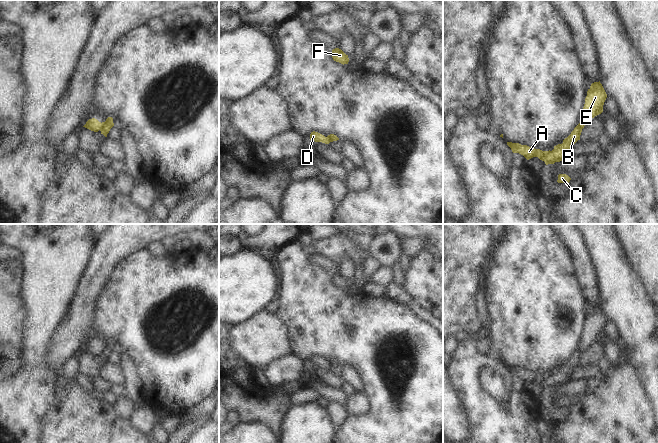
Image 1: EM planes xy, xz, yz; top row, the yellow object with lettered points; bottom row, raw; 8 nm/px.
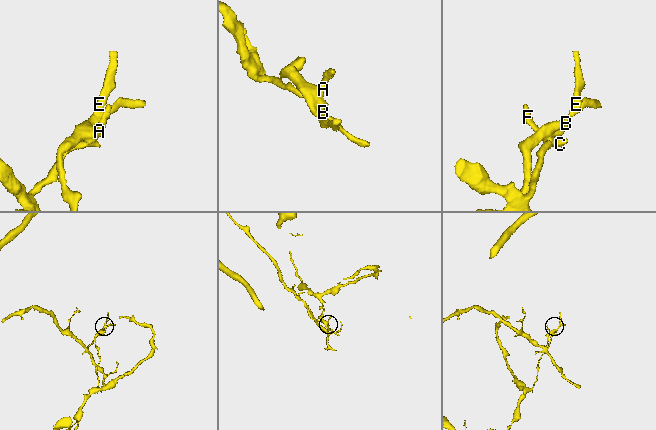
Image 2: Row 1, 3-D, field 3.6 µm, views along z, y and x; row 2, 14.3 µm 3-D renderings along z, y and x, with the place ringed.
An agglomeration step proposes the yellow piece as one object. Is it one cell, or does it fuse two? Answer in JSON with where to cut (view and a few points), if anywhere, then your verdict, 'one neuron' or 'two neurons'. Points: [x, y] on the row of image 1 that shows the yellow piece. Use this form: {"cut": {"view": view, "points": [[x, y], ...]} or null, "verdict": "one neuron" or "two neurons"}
{"cut": {"view": "xy", "points": [[104, 122], [100, 130]]}, "verdict": "two neurons"}

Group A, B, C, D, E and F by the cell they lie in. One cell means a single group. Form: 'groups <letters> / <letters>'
groups A B C F / D E

